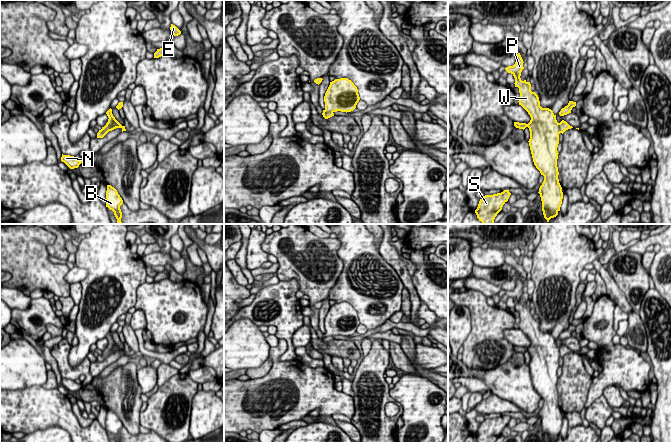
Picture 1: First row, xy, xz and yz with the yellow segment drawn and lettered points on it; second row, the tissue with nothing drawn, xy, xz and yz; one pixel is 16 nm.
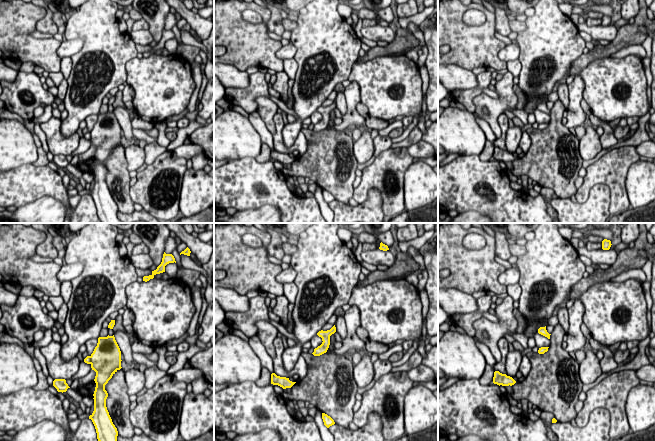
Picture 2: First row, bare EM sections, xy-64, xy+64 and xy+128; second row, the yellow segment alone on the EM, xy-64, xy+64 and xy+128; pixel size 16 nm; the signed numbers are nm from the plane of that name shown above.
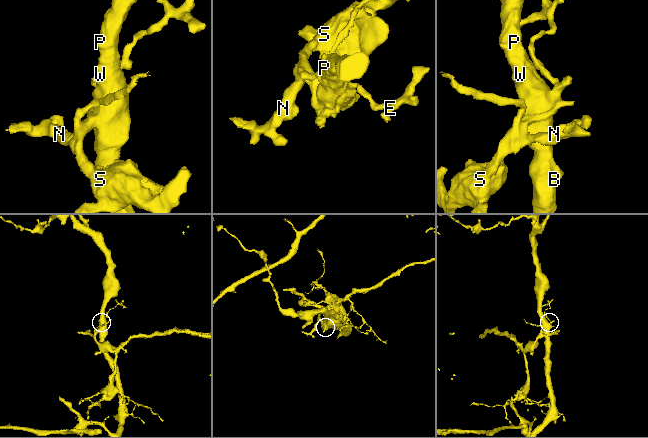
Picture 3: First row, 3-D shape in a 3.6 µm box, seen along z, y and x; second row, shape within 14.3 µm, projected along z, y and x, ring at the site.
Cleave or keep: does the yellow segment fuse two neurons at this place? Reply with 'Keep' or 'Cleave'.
Cleave

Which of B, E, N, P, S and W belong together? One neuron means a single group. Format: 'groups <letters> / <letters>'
groups B E P W / N S

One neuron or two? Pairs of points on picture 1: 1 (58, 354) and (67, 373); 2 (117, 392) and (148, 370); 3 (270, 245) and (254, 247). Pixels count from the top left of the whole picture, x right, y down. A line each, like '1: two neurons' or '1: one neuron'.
1: one neuron
2: two neurons
3: two neurons

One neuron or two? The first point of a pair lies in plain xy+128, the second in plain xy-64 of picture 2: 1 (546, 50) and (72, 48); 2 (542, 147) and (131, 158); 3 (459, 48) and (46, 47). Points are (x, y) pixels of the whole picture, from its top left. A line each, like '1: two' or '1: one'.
1: two
2: two
3: one

